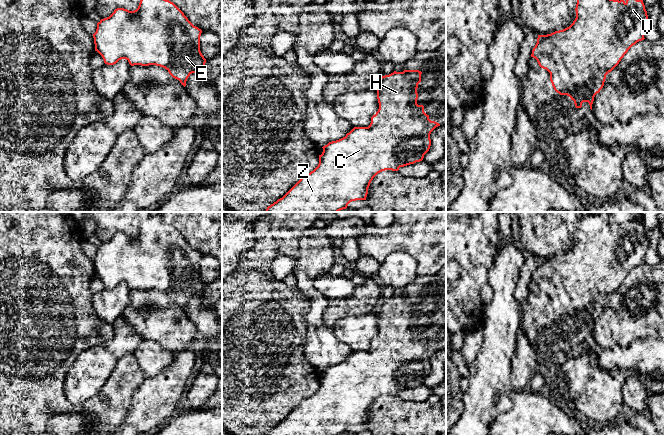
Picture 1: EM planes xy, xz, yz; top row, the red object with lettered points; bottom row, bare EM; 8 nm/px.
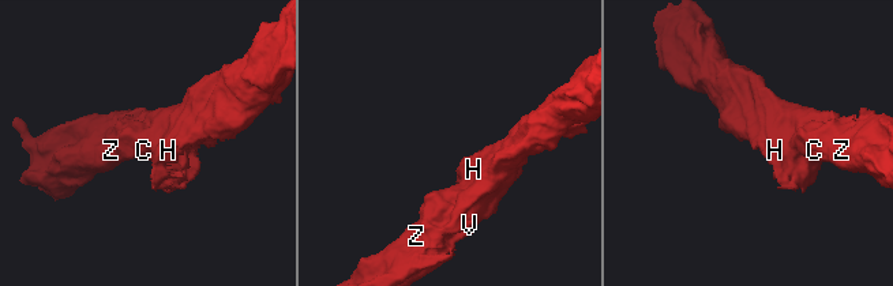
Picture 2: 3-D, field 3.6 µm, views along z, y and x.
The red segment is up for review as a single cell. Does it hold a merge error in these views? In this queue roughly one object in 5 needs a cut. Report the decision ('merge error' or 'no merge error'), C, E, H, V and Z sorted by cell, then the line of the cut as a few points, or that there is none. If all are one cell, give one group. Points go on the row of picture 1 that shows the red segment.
no merge error; C E H V Z; no cut

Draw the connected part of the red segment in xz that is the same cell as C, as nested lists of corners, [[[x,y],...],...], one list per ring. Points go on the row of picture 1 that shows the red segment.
[[[404,70],[382,76],[376,86],[379,109],[371,117],[368,127],[354,127],[345,137],[323,146],[318,166],[303,176],[282,198],[267,207],[265,212],[339,212],[356,200],[366,200],[368,188],[373,178],[385,170],[398,171],[423,160],[431,146],[430,134],[439,123],[431,121],[424,112],[424,106],[417,104],[418,84],[422,72]]]

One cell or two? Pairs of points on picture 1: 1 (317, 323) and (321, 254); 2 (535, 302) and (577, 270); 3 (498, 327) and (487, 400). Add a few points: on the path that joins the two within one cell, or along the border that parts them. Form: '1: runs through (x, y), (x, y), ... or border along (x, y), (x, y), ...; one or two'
1: runs through (317, 306), (317, 300), (309, 290), (309, 271); one
2: runs through (545, 292), (556, 291), (567, 280); one
3: runs through (498, 345), (490, 373), (490, 382); one

